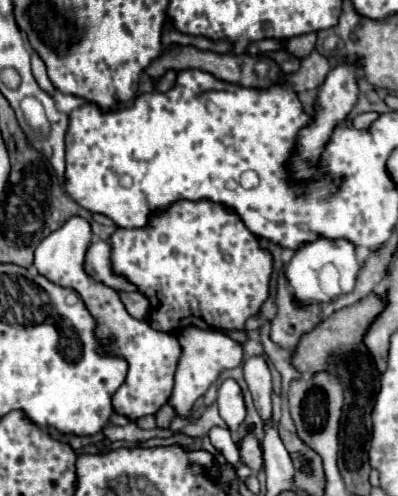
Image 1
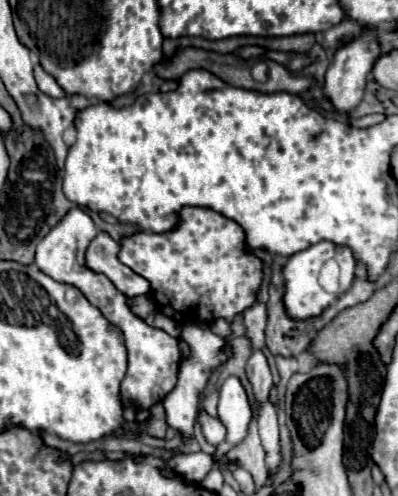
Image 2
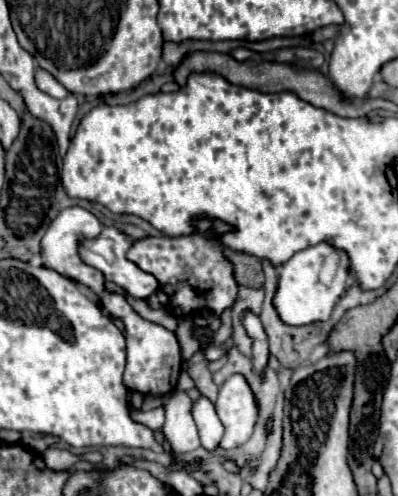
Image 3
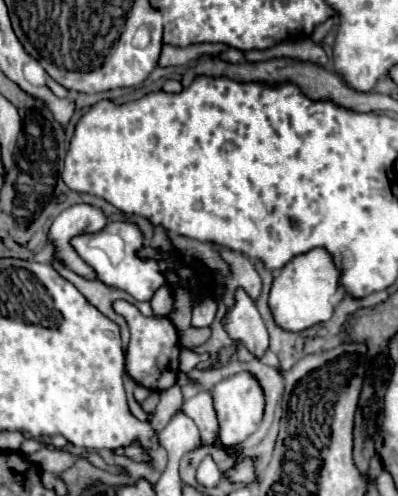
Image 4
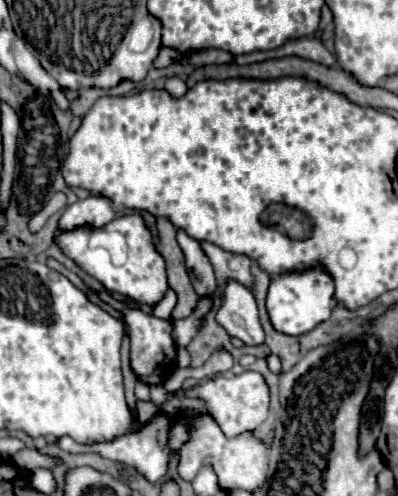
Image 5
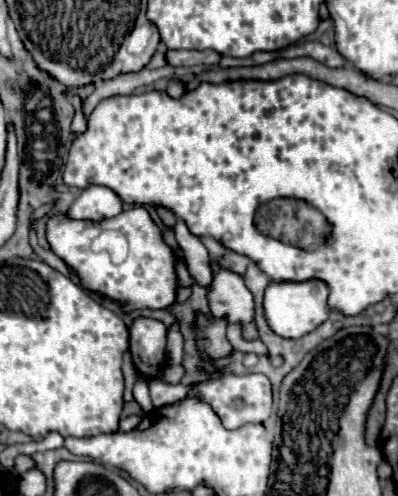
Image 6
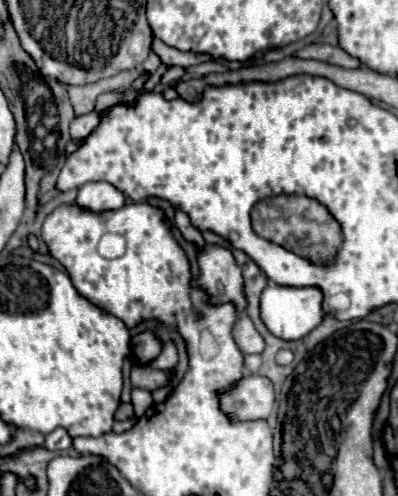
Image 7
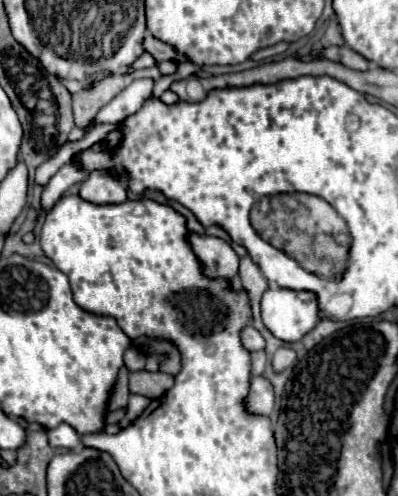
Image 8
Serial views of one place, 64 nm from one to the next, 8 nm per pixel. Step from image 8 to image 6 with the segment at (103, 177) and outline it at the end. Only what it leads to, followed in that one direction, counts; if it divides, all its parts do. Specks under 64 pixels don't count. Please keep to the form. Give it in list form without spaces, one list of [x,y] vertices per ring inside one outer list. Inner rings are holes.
[[[90,186],[74,200],[68,210],[70,220],[108,220],[122,212],[120,198],[104,186]]]

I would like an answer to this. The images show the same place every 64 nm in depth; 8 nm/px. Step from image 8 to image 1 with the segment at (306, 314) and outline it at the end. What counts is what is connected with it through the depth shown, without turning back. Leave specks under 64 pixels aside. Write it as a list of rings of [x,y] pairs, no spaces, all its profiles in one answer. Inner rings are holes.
[[[320,238],[314,240],[312,244],[304,244],[300,250],[296,250],[296,254],[292,256],[288,268],[286,268],[286,276],[290,280],[294,298],[298,302],[306,302],[306,300],[314,300],[314,302],[328,302],[332,300],[330,294],[344,294],[350,292],[354,288],[354,280],[360,272],[360,264],[356,258],[356,246],[348,240],[328,240],[328,238]],[[326,266],[334,266],[336,268],[336,278],[332,284],[336,284],[336,290],[326,292],[324,282],[322,282],[322,272]],[[348,280],[352,280],[352,286],[348,284]]]

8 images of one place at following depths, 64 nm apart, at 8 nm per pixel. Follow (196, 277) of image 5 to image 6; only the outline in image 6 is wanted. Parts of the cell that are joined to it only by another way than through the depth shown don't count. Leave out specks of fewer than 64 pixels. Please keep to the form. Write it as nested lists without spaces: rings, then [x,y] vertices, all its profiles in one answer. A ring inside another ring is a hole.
[[[182,220],[176,224],[174,234],[176,234],[178,246],[184,252],[184,260],[186,260],[186,266],[188,266],[188,272],[190,272],[192,280],[198,286],[208,290],[212,286],[212,268],[210,268],[208,250],[204,248],[204,244],[194,234],[188,232],[188,228]]]

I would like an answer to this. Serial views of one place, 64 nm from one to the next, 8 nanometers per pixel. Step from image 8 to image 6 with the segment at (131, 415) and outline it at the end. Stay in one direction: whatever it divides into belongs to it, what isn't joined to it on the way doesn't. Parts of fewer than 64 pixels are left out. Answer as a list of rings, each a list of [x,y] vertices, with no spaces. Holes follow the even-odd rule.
[[[142,380],[136,382],[136,386],[134,386],[134,400],[136,400],[146,412],[152,410],[152,404],[150,404],[150,392],[148,392],[148,384],[146,384],[146,382],[142,382]]]

